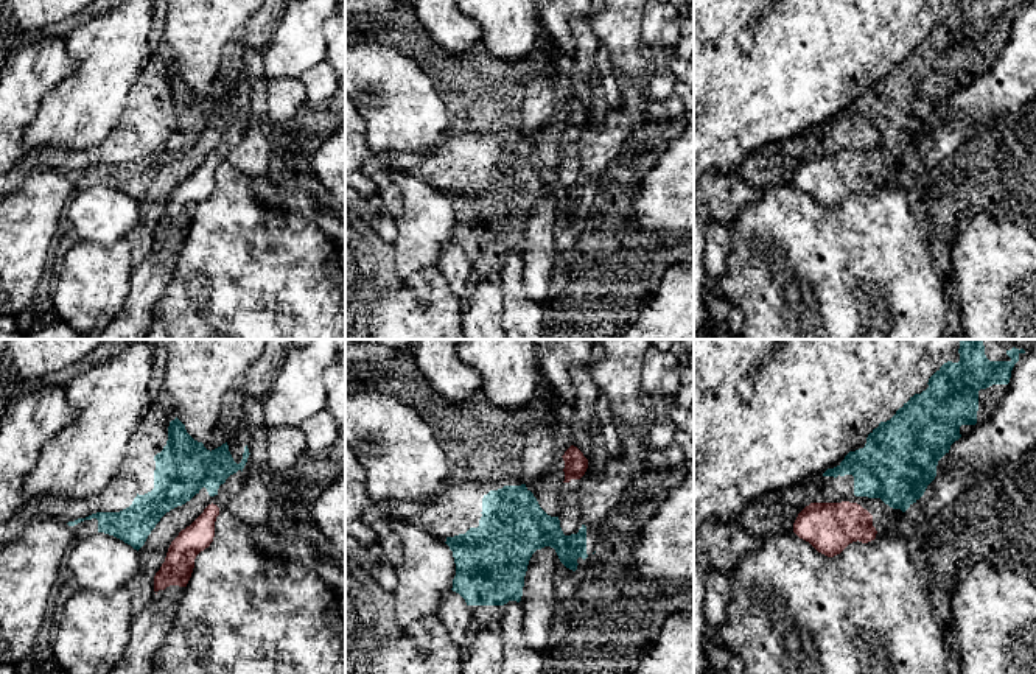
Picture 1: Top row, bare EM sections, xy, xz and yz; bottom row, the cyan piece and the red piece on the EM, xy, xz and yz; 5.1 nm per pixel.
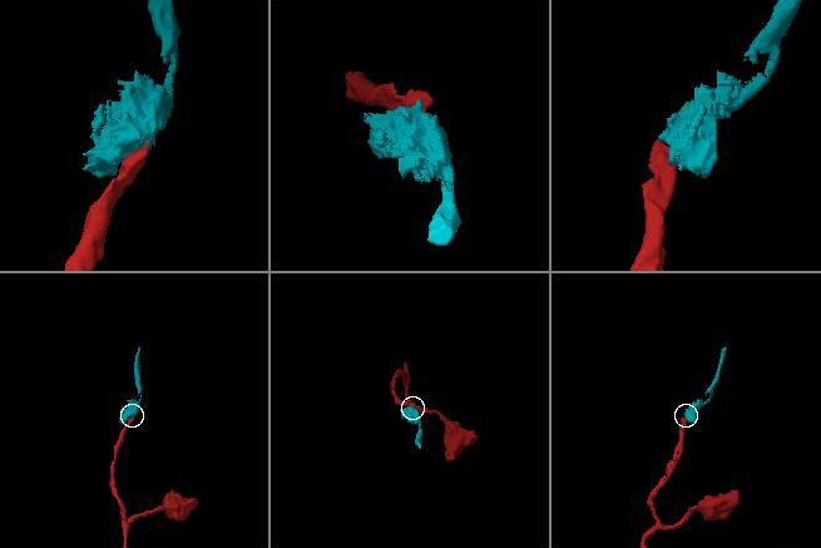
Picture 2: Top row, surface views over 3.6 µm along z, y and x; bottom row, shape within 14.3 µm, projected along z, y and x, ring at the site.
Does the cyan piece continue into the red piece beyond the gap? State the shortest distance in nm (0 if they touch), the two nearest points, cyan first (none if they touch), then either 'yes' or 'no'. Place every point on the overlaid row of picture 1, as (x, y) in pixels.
40 nm apart; from cyan across xy (212, 495), (212, 503); yes

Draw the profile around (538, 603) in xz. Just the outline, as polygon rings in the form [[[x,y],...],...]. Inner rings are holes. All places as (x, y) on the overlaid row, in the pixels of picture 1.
[[[554,548],[537,549],[527,565],[520,606],[523,609],[523,630],[527,646],[541,652],[551,635],[555,596],[554,574],[560,559]]]

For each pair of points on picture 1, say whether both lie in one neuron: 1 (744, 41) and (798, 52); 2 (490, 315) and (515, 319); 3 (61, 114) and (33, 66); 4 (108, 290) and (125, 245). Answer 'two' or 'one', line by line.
1: two
2: two
3: two
4: one

